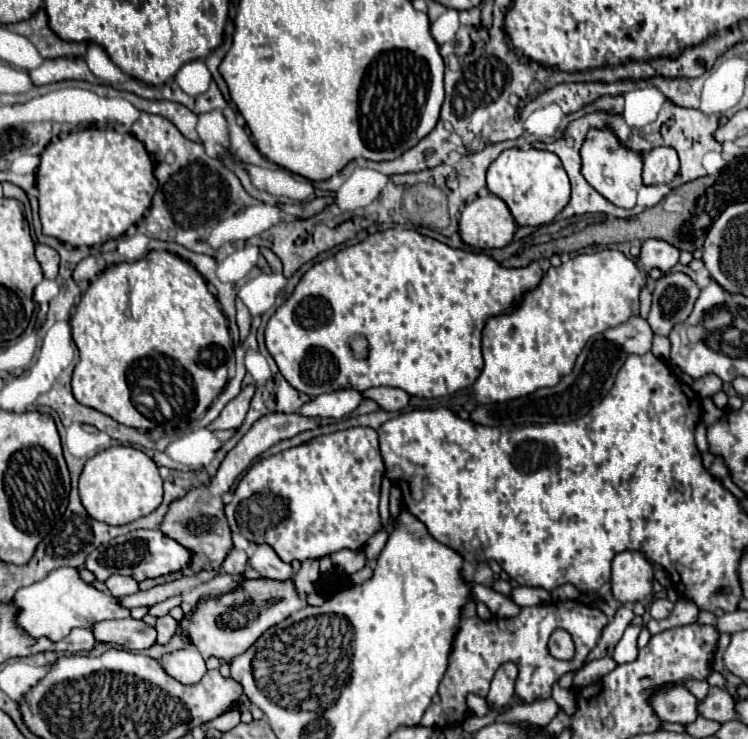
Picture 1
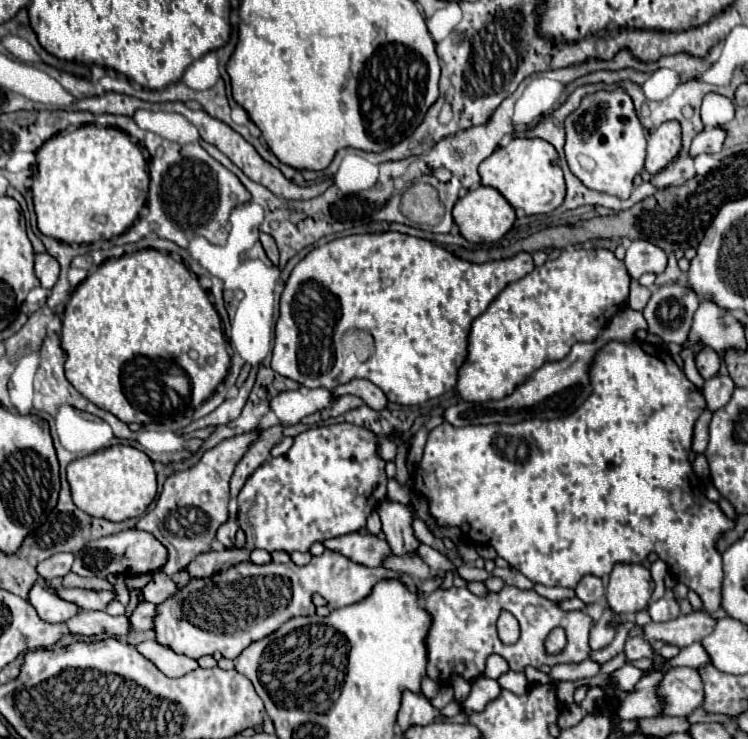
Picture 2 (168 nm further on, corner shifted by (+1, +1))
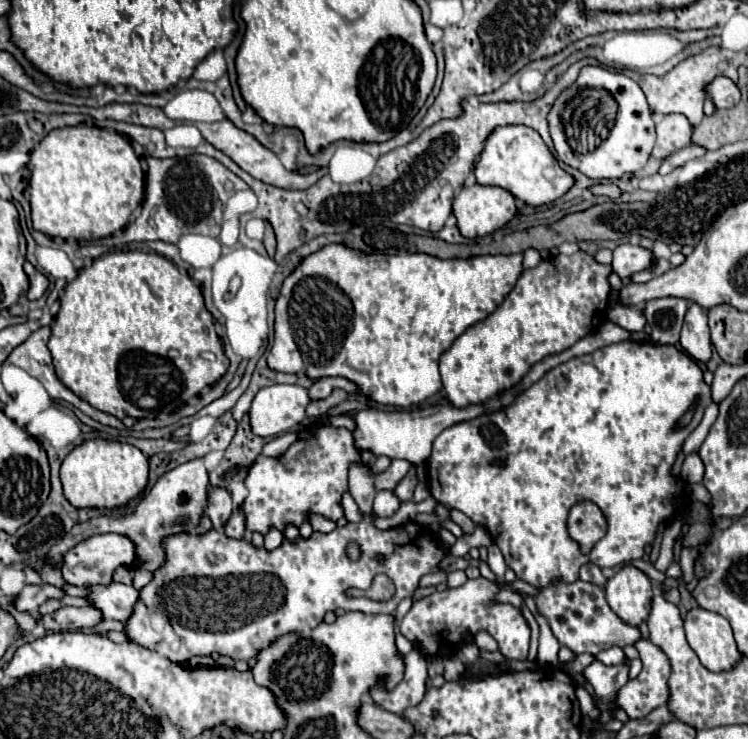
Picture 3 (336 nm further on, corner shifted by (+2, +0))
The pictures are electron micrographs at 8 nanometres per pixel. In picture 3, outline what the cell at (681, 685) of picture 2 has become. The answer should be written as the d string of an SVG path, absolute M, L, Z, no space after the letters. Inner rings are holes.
M641 639L639 643L635 643L641 661L643 661L643 671L635 677L629 679L621 689L617 689L615 693L615 703L629 715L629 719L643 719L647 717L653 709L663 707L669 703L669 677L671 677L671 663L667 659L667 655L653 645L649 639Z

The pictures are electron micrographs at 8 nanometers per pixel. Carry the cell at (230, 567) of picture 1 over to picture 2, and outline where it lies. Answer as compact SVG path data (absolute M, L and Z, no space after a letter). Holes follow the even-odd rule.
M230 516L230 518L218 528L216 538L218 538L224 546L234 546L234 534L236 534L236 530L238 530L238 522L236 522L236 518Z

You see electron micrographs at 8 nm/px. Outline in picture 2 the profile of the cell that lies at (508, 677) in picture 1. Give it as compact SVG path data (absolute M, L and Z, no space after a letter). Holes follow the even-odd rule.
M490 654L490 656L486 658L484 676L496 680L496 678L498 678L500 674L504 674L504 672L508 672L508 662L506 662L502 656L498 656L498 654Z

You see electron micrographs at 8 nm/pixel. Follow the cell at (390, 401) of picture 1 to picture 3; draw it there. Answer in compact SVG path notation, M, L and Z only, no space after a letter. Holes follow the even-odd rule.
M327 377L327 379L321 379L321 381L315 381L311 387L309 387L309 395L311 399L325 399L333 393L333 389L345 389L347 393L355 393L355 395L361 395L361 389L351 383L349 379L345 377Z

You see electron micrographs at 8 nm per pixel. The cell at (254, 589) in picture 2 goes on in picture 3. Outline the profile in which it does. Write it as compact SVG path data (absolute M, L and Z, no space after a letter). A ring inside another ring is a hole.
M365 515L361 523L347 523L345 527L337 527L329 535L313 533L311 539L299 539L297 545L291 545L287 539L275 551L255 549L245 539L229 539L221 531L209 531L205 535L173 535L163 543L167 547L167 563L155 571L153 581L141 589L139 603L135 607L135 615L125 625L127 637L159 655L167 657L173 663L189 661L195 655L227 655L233 661L249 661L257 655L259 649L271 645L271 641L279 635L291 631L307 631L317 627L323 621L327 611L345 609L345 611L363 611L363 613L393 613L403 597L411 597L419 587L419 579L425 573L437 571L437 563L445 557L443 547L431 539L427 531L423 531L415 523L407 523L401 529L375 529L373 515ZM357 543L361 549L361 557L357 561L349 559L347 545ZM383 553L385 561L377 561L375 555ZM385 573L395 583L395 597L389 601L373 601L367 597L347 599L345 589L355 587L367 591L375 575Z

